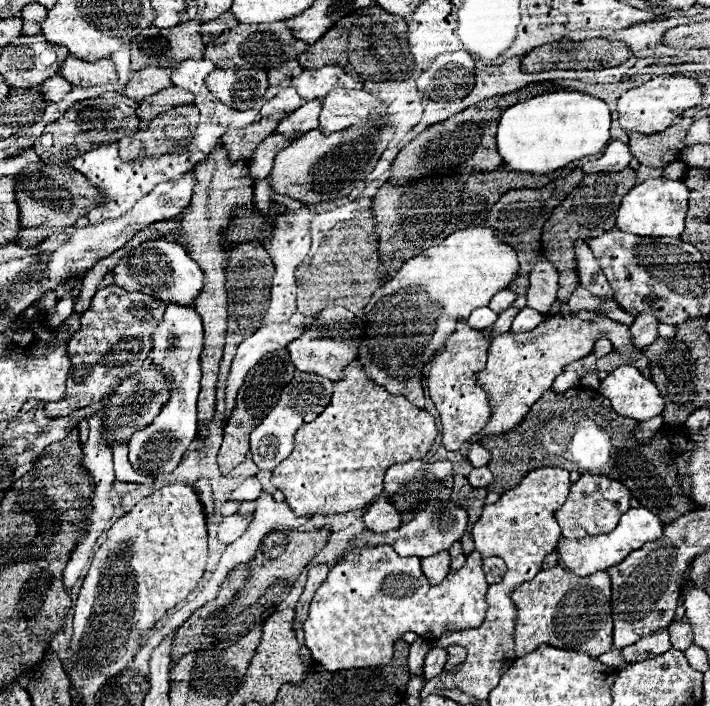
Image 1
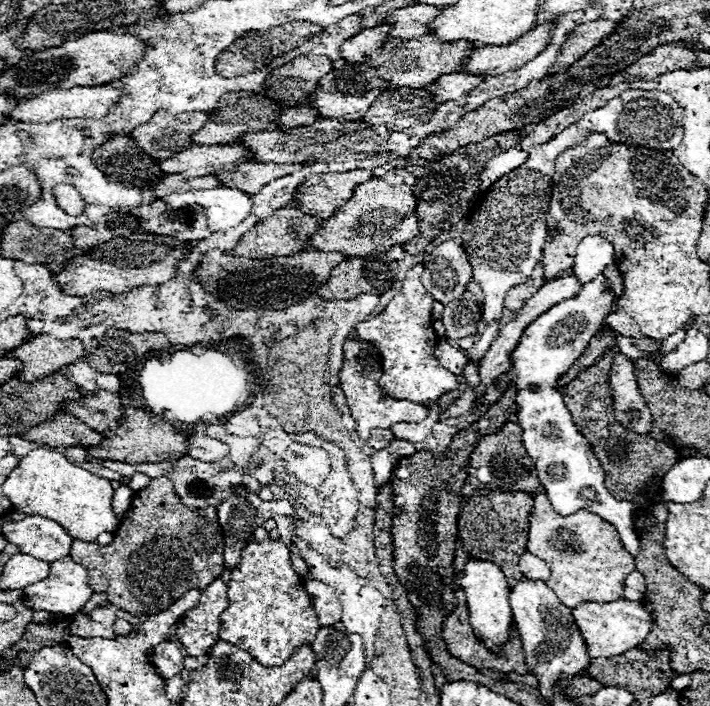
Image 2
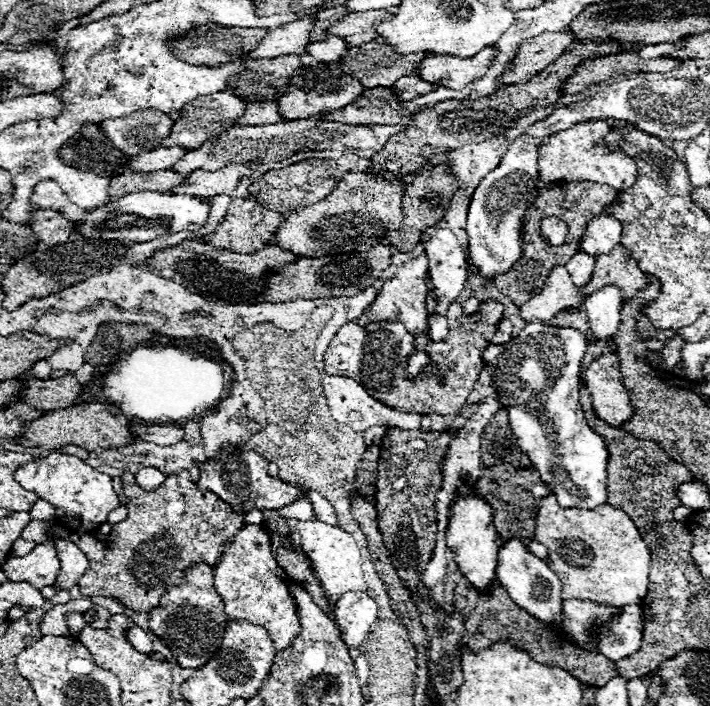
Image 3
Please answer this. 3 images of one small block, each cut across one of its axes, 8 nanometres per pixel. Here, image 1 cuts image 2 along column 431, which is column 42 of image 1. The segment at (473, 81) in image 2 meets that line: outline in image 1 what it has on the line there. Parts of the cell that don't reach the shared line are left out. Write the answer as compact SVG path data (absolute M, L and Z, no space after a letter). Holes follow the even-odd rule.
M54 76L54 80L44 82L44 84L40 86L40 92L46 96L46 100L50 100L50 102L60 102L72 88L74 88L74 86L72 86L68 80L64 80L62 76Z

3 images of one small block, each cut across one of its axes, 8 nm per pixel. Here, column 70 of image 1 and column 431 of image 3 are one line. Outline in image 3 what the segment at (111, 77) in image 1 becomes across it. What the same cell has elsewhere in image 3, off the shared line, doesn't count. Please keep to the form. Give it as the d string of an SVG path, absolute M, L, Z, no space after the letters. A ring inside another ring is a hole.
M484 48L476 56L458 58L458 56L428 56L418 64L416 76L446 88L464 88L468 82L484 76L488 62L494 56L494 48Z

